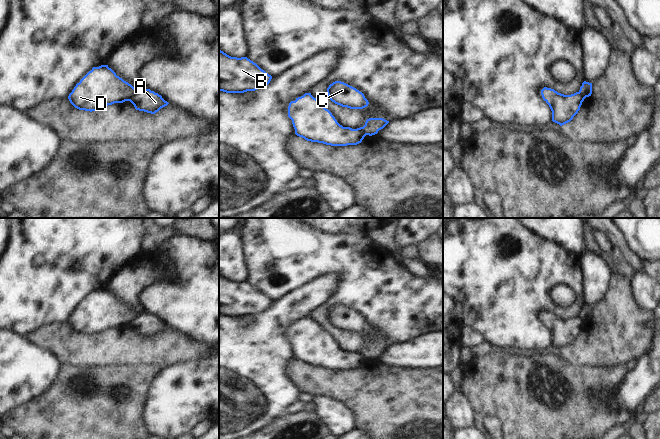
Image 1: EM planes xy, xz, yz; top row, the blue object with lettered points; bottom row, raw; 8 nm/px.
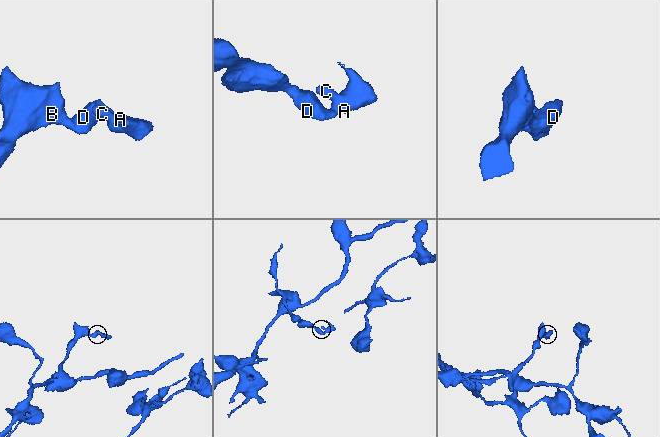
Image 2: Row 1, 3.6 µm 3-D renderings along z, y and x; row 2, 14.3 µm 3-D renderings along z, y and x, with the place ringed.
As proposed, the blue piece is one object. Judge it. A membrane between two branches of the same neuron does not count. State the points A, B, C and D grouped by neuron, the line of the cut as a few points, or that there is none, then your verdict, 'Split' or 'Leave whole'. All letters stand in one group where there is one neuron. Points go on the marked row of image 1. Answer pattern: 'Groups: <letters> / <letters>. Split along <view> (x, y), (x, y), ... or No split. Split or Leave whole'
Groups: A C / B D. Split along xy (137, 91), (128, 100). Split

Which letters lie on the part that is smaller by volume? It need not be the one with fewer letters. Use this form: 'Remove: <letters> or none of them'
Remove: A, C

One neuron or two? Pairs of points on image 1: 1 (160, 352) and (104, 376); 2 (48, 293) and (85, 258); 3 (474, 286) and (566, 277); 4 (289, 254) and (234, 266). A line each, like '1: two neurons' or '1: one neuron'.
1: two neurons
2: one neuron
3: one neuron
4: two neurons

